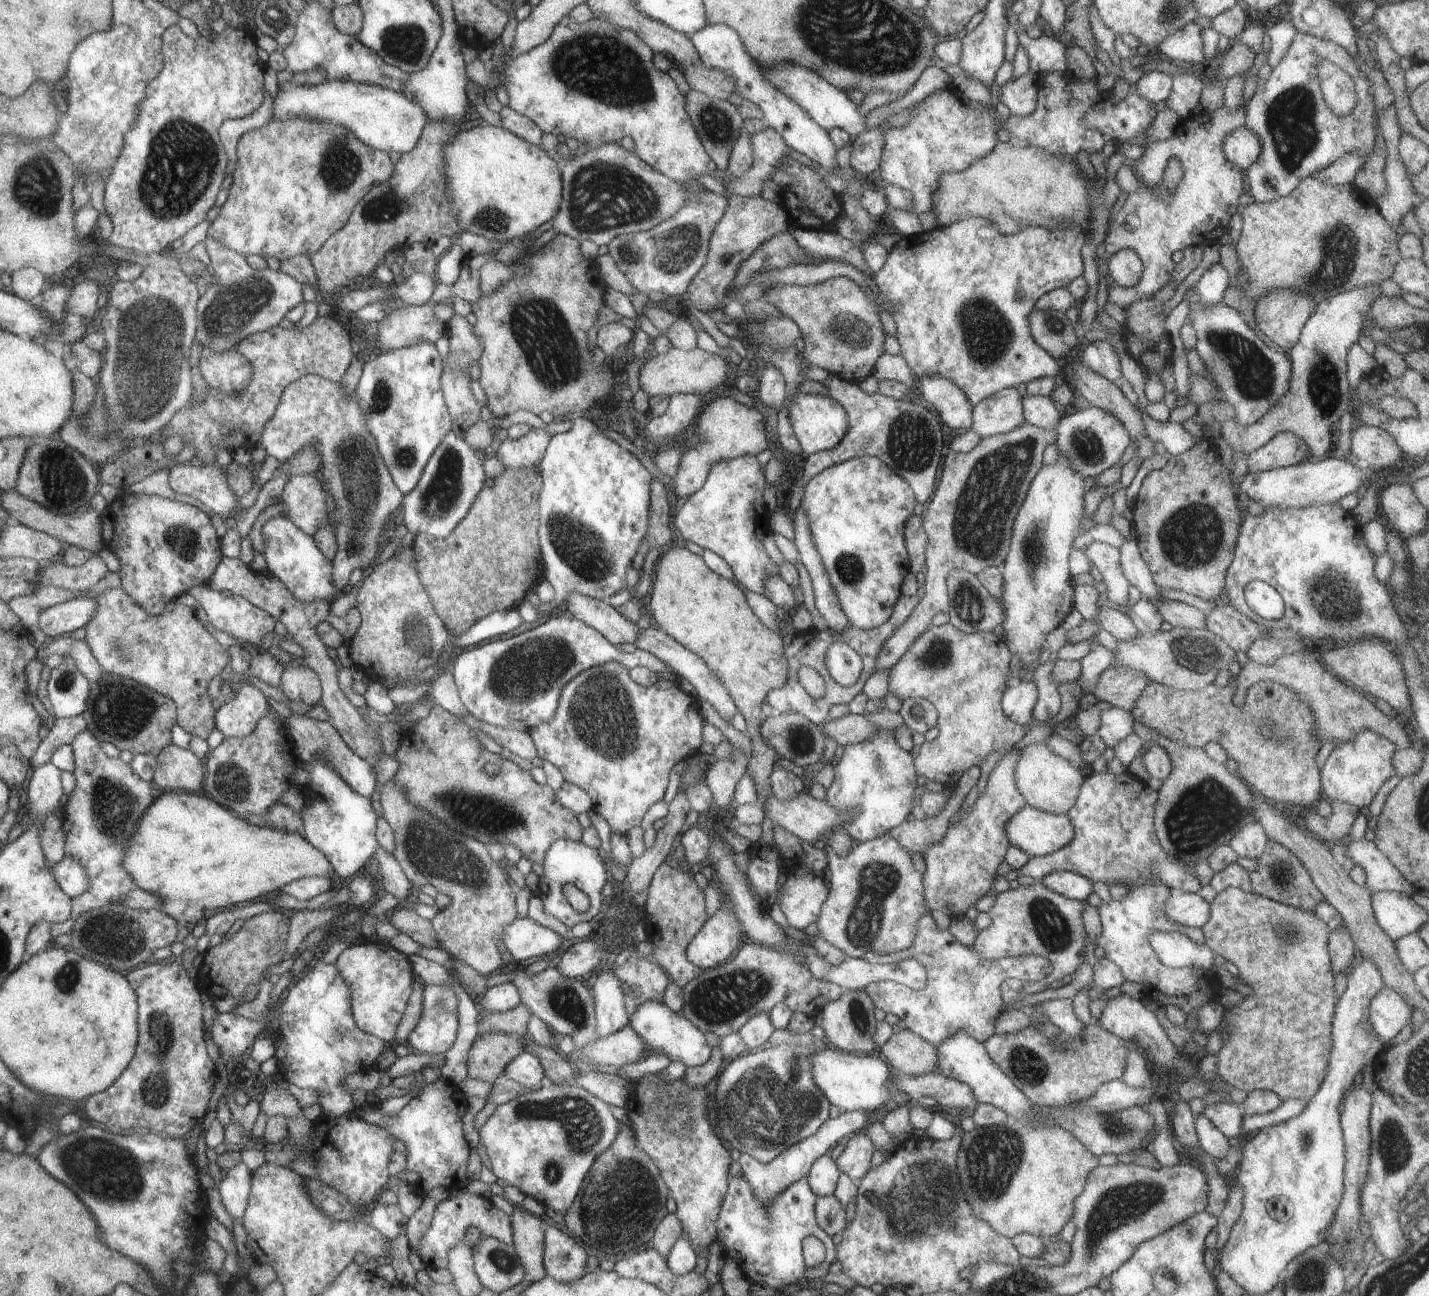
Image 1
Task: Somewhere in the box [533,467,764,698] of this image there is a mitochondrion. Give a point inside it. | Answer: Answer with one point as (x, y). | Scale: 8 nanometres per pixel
(570, 542)

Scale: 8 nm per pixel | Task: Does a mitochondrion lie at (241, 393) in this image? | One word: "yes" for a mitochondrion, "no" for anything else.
no

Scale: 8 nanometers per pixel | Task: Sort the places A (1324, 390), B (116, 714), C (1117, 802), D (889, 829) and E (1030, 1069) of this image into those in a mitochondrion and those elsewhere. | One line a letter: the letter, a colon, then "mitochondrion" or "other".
A: mitochondrion
B: mitochondrion
C: other
D: other
E: mitochondrion

